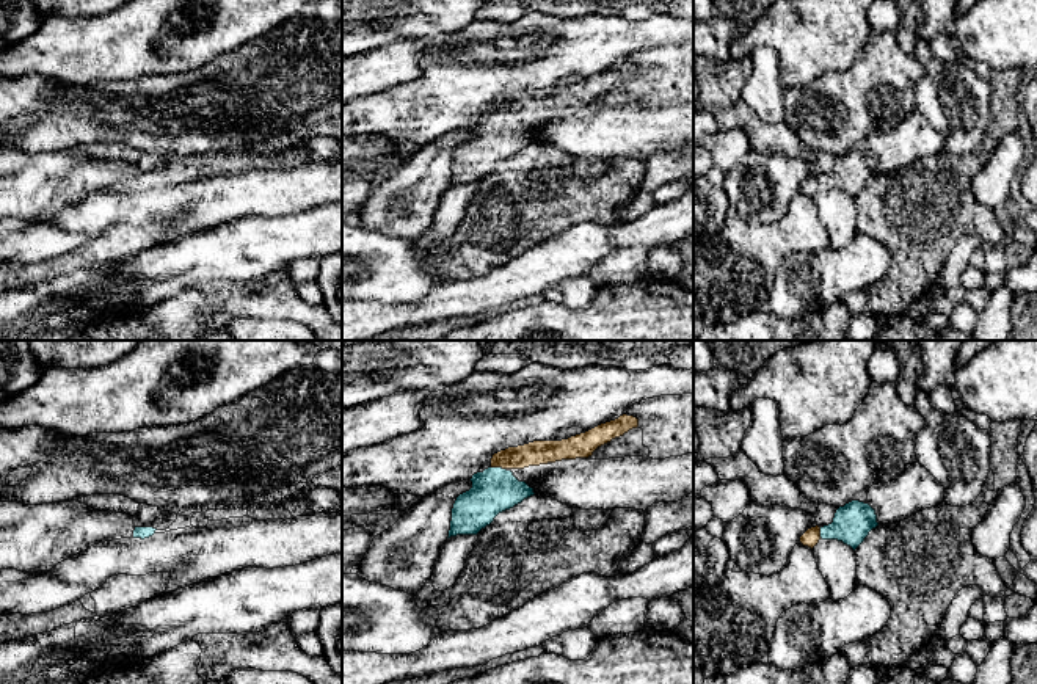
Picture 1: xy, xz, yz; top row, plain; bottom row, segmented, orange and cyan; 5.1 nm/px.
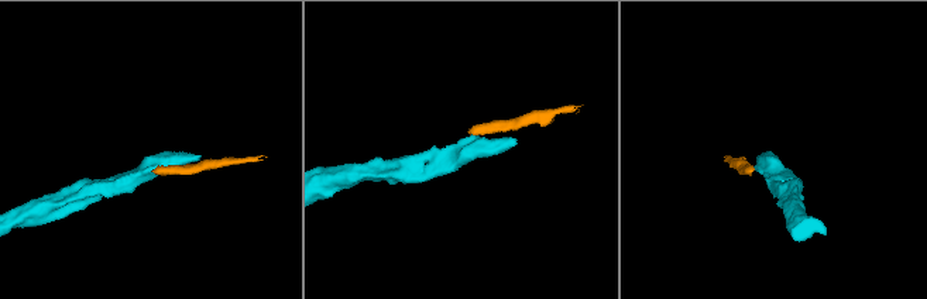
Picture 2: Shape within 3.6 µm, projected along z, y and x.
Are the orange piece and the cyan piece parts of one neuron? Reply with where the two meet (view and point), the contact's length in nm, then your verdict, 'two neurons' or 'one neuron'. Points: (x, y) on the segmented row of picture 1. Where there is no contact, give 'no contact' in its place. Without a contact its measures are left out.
xz (499, 466) | 80 nm | one neuron

